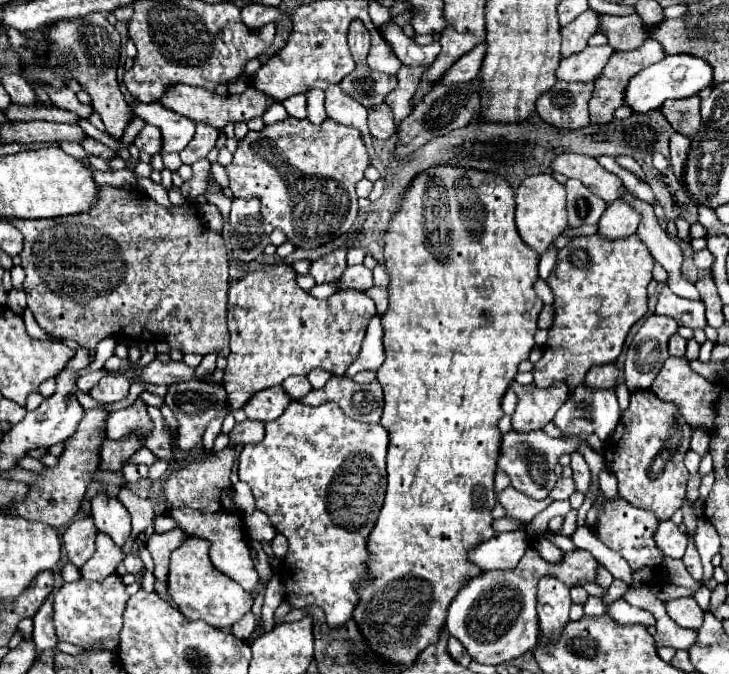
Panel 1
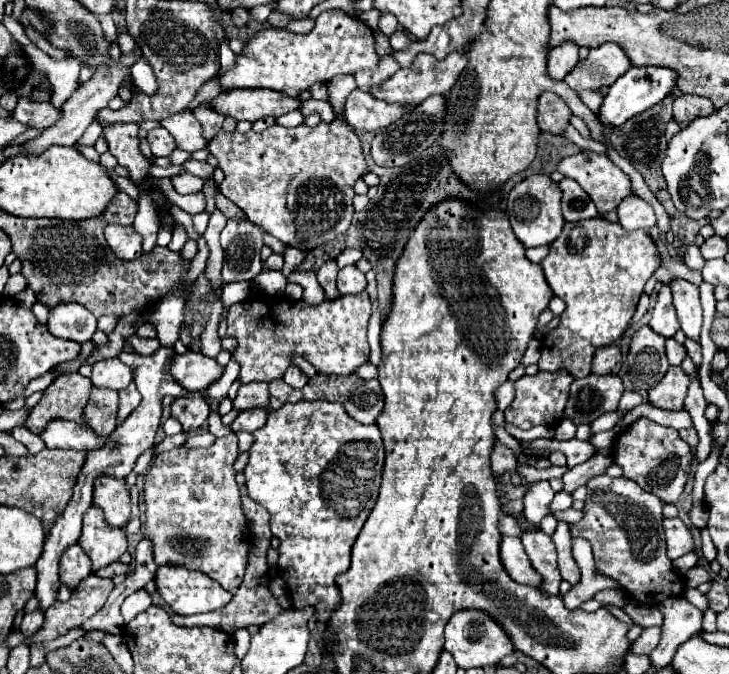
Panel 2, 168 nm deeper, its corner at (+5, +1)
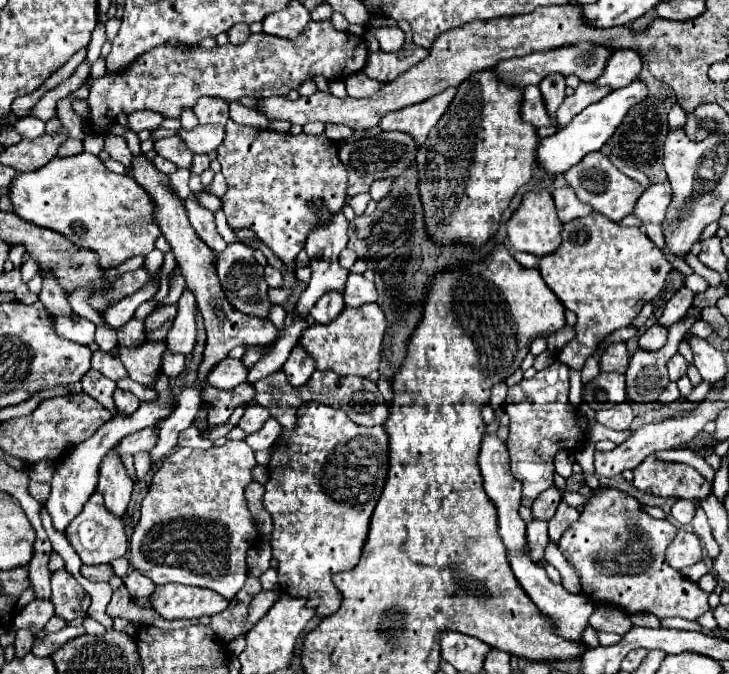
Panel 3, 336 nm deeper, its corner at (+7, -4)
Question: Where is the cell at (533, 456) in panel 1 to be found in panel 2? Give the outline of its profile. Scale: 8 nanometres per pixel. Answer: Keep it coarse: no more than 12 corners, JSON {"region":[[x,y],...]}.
{"region":[[548,481],[528,487],[524,517],[538,527],[550,515]]}

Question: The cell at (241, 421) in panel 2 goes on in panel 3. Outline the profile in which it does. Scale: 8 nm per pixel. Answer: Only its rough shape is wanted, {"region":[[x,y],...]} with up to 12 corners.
{"region":[[246,406],[238,428],[254,434],[270,412],[264,406]]}

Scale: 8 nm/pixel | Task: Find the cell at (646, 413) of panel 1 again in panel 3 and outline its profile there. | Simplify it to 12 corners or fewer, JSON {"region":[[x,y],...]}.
{"region":[[650,454],[632,484],[660,498],[706,498],[710,484],[688,464]]}

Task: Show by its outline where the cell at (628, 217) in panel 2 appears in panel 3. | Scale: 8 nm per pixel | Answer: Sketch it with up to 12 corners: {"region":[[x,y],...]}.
{"region":[[654,184],[638,198],[632,216],[640,226],[664,222],[672,190]]}

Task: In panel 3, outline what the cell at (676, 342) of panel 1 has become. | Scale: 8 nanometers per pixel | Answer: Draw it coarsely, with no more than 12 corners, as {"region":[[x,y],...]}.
{"region":[[674,354],[668,362],[670,380],[686,374],[688,366],[682,354]]}

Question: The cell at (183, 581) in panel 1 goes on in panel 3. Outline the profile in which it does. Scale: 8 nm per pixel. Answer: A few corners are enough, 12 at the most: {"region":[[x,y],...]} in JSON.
{"region":[[156,586],[152,608],[168,620],[202,618],[228,608],[214,590]]}

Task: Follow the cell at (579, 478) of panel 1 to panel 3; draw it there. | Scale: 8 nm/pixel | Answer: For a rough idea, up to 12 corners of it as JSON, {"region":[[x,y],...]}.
{"region":[[596,488],[558,548],[594,602],[696,620],[676,526]]}

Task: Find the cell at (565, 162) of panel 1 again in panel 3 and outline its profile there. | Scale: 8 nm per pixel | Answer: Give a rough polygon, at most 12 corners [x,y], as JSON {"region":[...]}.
{"region":[[601,151],[564,178],[584,204],[612,222],[644,192]]}

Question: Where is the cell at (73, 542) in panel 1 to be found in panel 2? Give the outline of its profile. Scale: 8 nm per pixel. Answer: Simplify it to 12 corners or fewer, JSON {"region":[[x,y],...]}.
{"region":[[74,543],[60,561],[60,583],[76,591],[92,573],[90,559]]}

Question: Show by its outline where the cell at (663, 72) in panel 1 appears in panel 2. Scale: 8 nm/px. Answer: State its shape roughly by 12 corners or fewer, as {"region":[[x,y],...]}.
{"region":[[630,67],[604,95],[602,125],[620,127],[676,87],[664,67]]}

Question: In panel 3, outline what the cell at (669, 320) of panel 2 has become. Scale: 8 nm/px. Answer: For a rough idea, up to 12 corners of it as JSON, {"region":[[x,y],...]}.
{"region":[[652,324],[638,340],[642,350],[660,350],[668,328]]}

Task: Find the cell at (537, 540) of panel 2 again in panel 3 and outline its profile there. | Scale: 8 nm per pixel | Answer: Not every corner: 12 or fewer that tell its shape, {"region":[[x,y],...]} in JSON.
{"region":[[484,436],[478,458],[484,490],[498,510],[506,548],[528,556],[518,516],[522,484],[506,446]]}

